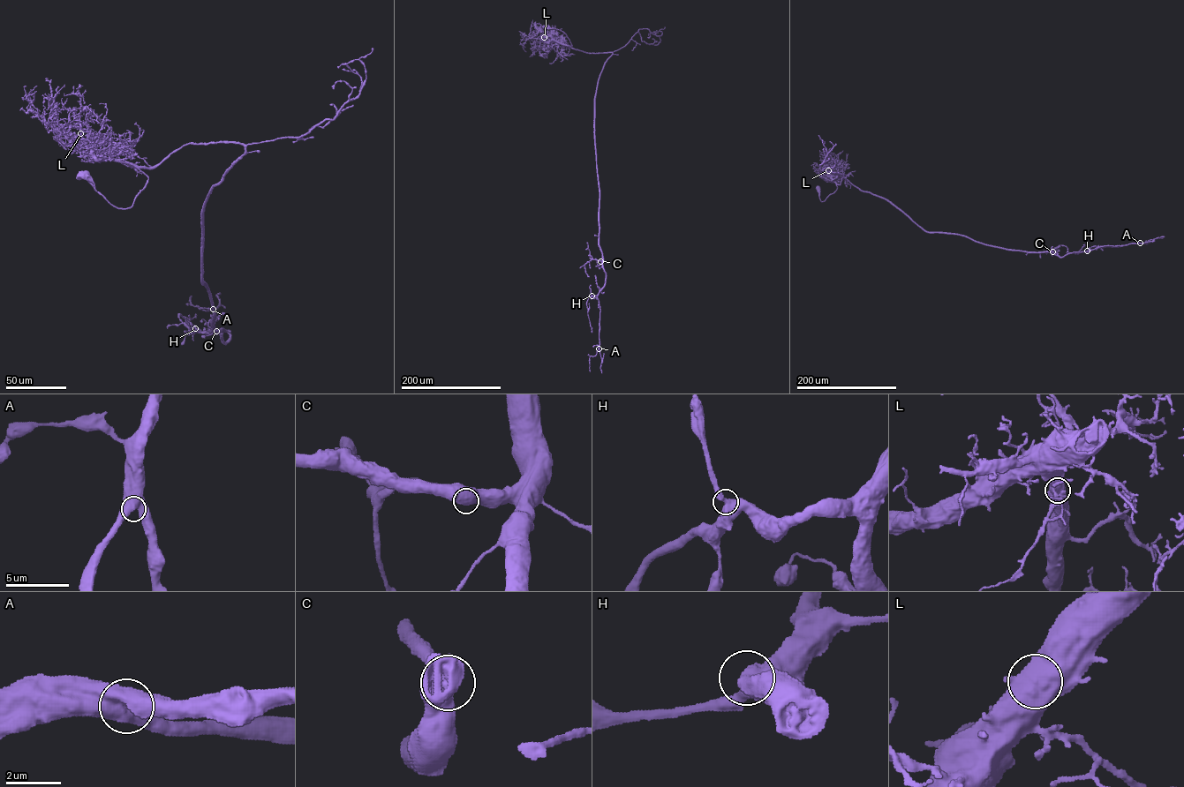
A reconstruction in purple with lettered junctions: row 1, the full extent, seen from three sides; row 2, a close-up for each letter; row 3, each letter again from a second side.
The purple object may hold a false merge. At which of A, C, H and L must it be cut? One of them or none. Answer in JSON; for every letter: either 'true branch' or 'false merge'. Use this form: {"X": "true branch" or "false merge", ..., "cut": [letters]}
{"A": "true branch", "C": "true branch", "H": "true branch", "L": "true branch", "cut": []}

